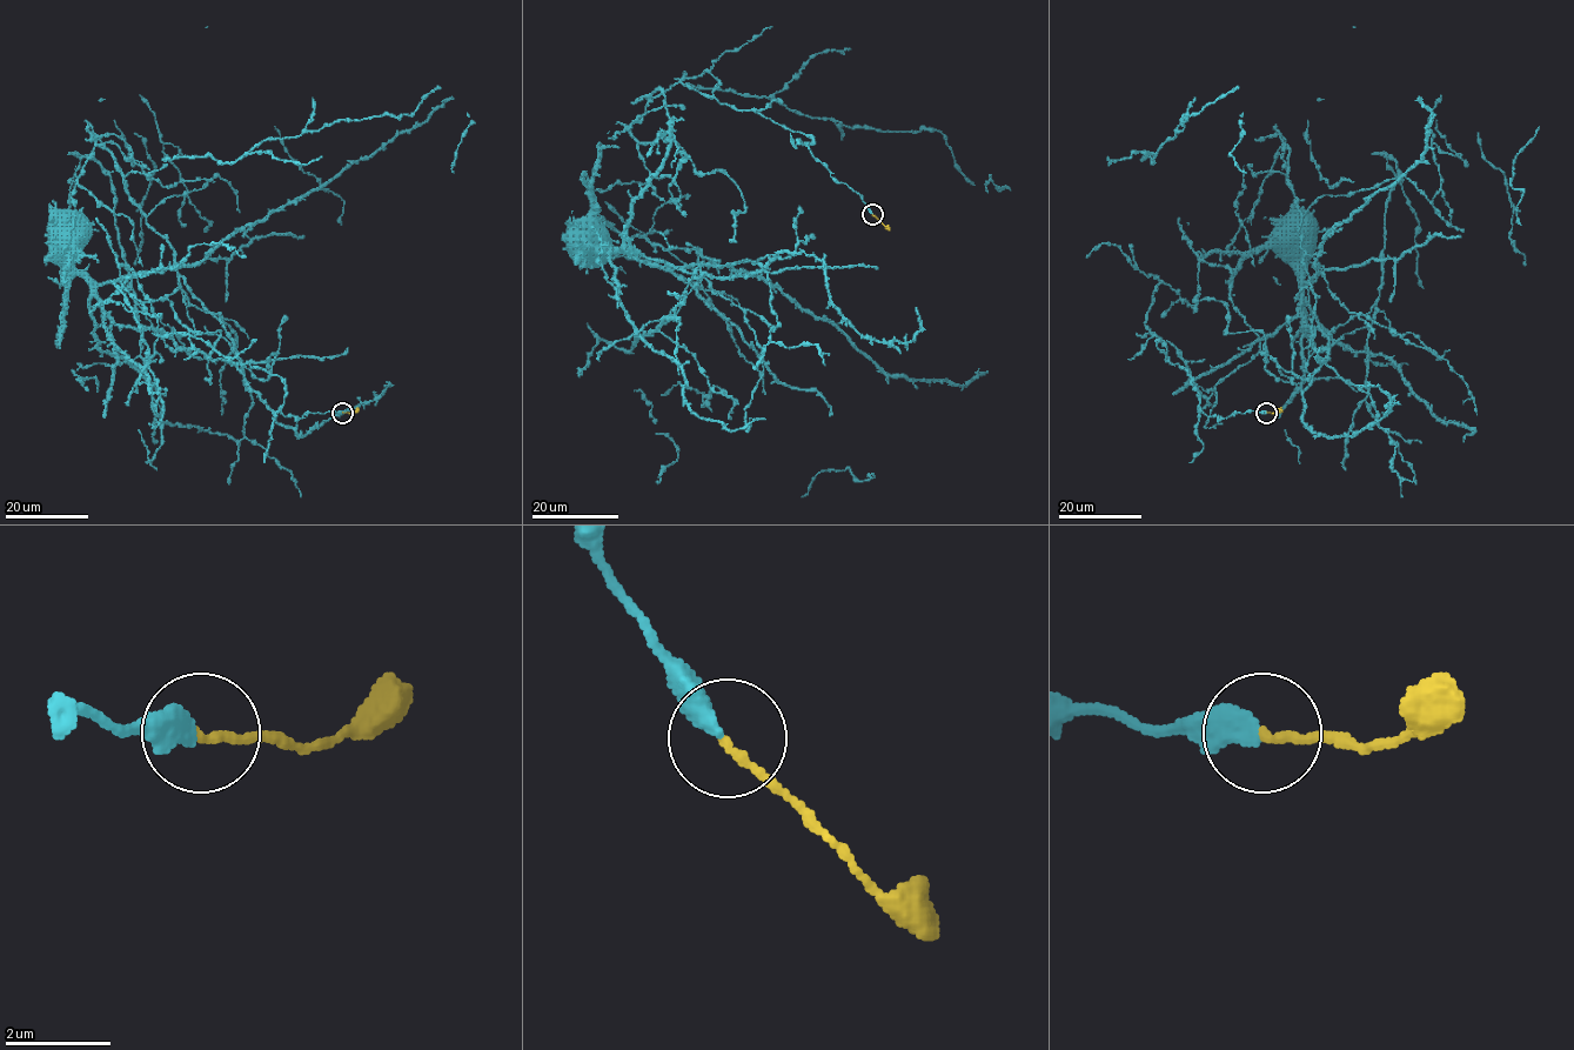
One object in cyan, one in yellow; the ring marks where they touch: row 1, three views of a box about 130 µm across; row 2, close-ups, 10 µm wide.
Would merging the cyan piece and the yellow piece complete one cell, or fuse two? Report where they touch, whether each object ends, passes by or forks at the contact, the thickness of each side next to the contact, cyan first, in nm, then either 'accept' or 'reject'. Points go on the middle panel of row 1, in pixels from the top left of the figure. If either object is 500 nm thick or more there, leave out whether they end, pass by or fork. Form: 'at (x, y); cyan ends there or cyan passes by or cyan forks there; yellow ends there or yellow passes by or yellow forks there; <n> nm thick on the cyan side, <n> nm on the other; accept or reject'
at (872, 214); cyan ends there; yellow ends there; 400 nm thick on the cyan side, 160 nm on the other; accept

